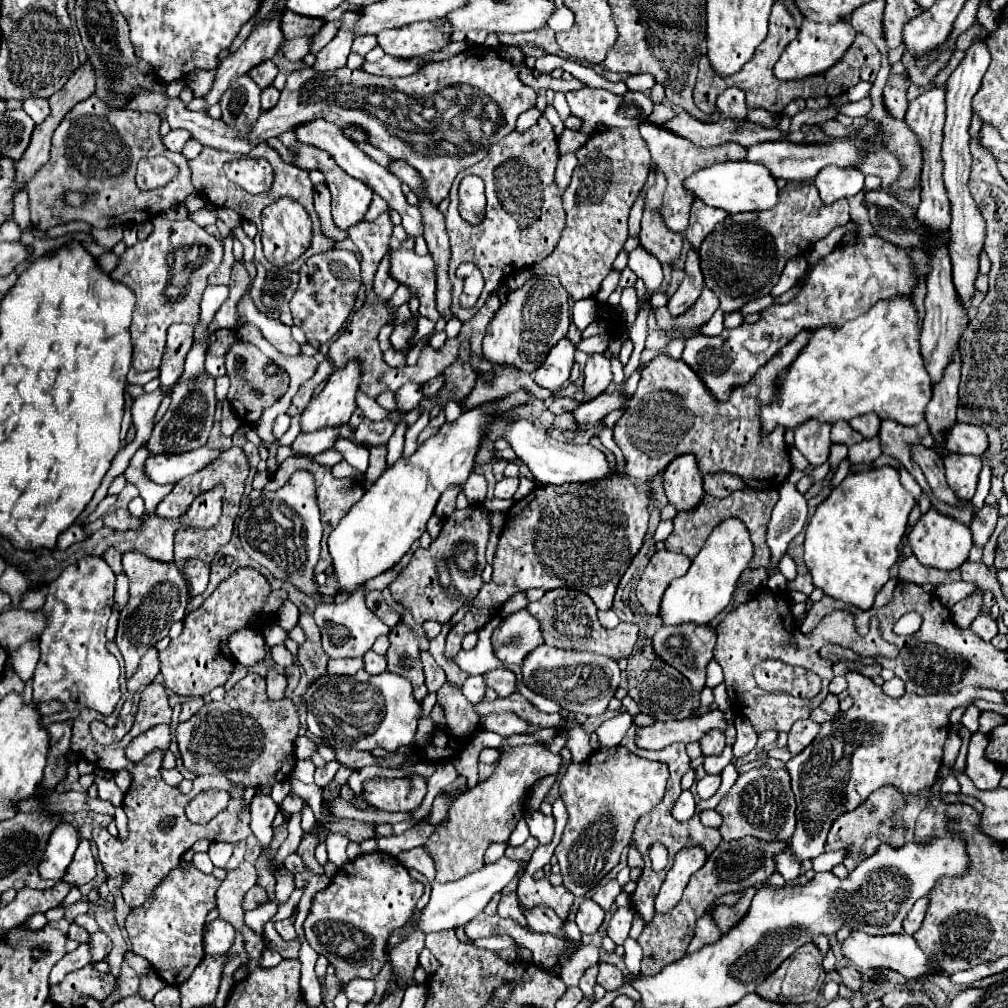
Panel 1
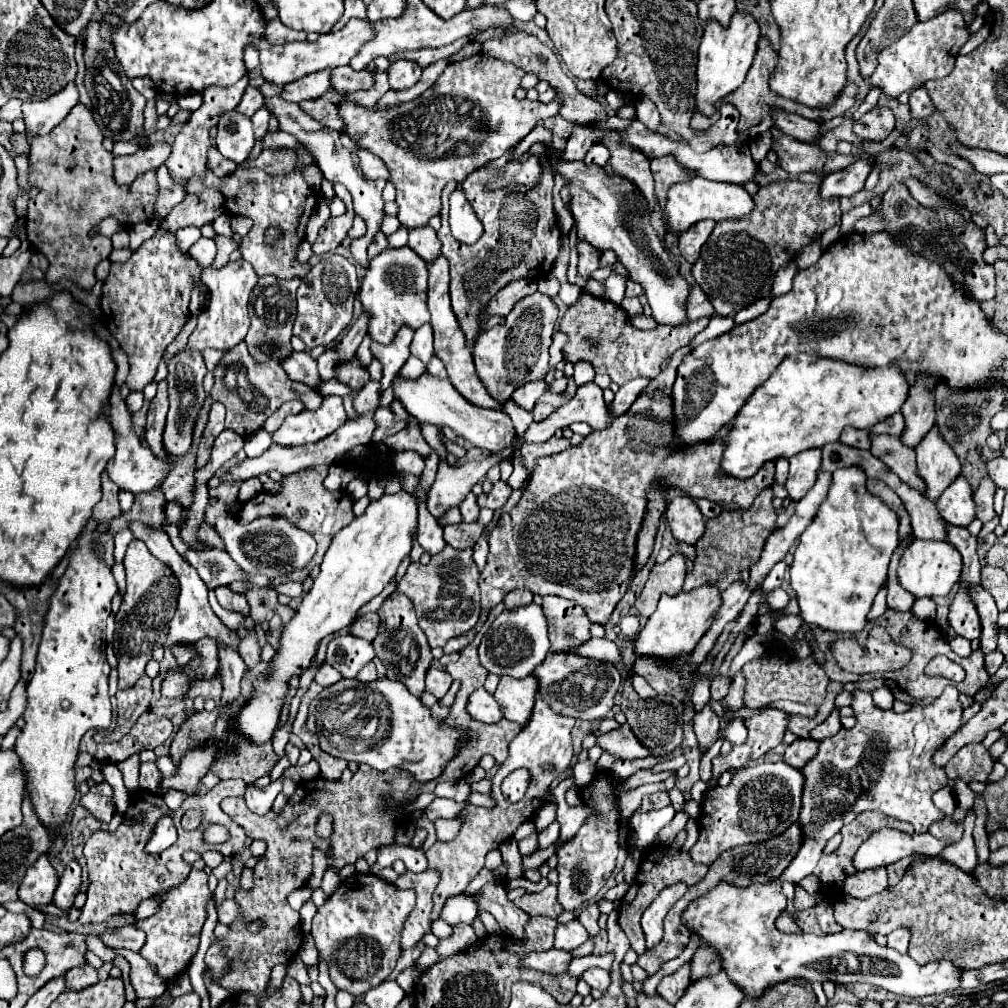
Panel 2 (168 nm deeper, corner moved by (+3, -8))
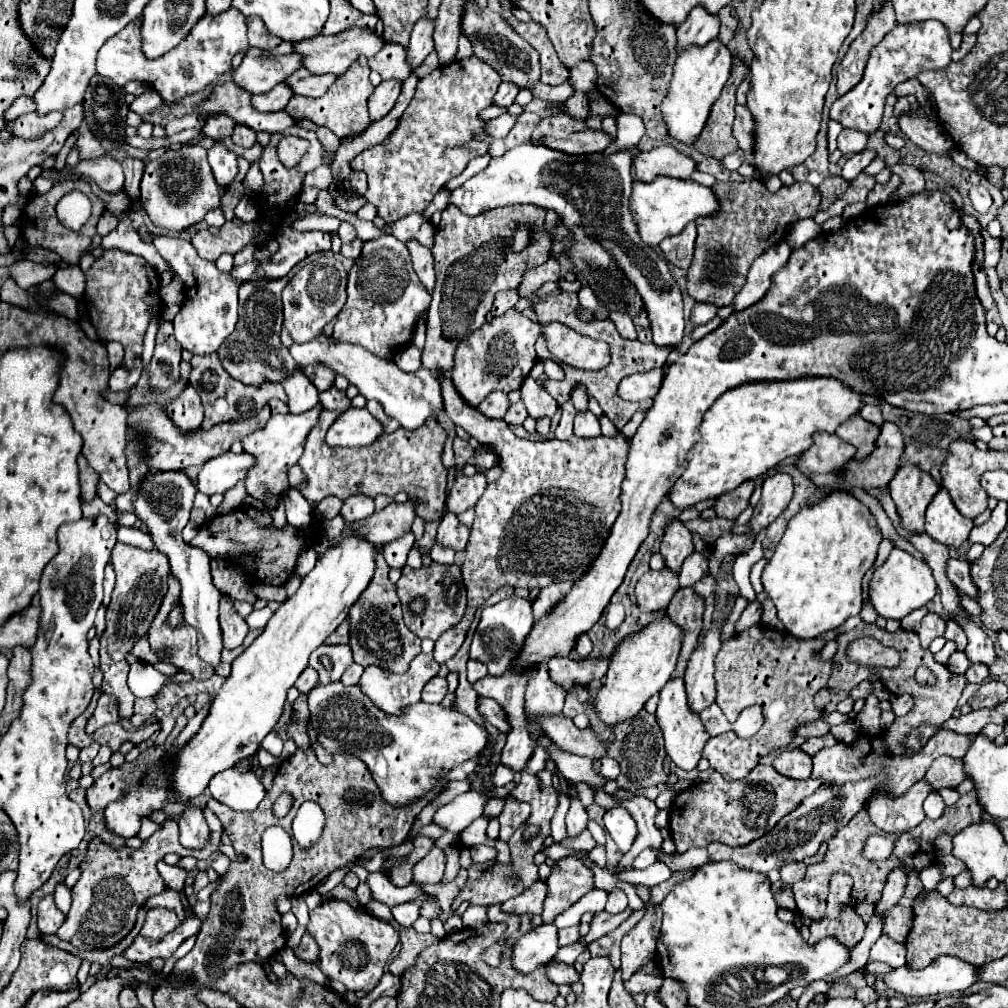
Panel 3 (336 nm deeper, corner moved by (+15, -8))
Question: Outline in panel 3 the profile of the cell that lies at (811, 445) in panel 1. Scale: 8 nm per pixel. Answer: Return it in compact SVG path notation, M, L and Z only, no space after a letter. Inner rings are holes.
M776 473L768 477L762 485L762 499L754 507L754 515L750 519L750 531L758 533L762 527L770 525L790 503L794 493L794 481L788 473Z

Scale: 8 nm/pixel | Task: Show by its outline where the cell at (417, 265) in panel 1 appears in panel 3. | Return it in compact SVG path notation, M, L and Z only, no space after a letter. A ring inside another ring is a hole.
M384 235L380 239L366 241L360 257L354 261L354 265L348 273L348 299L336 317L332 337L338 341L356 343L356 345L372 351L374 355L386 357L388 351L398 351L412 341L416 321L428 309L428 305L430 305L430 293L424 289L416 271L412 269L412 261L410 261L406 245L402 241L398 241L394 235Z

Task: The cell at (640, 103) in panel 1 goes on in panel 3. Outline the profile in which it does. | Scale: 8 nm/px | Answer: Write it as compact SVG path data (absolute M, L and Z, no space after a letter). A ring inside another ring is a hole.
M476 55L468 59L458 59L450 65L438 67L430 75L418 81L416 93L404 111L404 115L398 119L396 129L384 139L384 143L374 145L360 153L351 165L355 171L362 171L368 177L368 203L372 203L378 211L378 215L386 221L386 225L396 223L398 219L404 219L410 213L424 211L434 195L456 175L460 175L468 161L474 157L482 157L488 153L492 137L486 131L488 121L480 119L480 111L492 105L498 85L502 83L498 71L478 59Z

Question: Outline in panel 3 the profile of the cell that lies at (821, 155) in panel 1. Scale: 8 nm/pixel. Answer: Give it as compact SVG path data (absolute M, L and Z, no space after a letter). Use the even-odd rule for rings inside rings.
M660 145L648 153L640 153L636 157L634 169L640 181L650 183L652 179L660 175L676 177L676 179L690 179L692 173L698 171L698 163L670 145Z

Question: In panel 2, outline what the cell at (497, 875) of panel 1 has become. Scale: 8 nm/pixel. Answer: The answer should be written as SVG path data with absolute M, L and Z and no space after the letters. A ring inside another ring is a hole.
M464 895L448 899L448 903L444 905L444 911L442 911L442 919L448 925L456 925L456 923L470 925L476 915L478 915L478 909L476 909L472 897L464 897Z

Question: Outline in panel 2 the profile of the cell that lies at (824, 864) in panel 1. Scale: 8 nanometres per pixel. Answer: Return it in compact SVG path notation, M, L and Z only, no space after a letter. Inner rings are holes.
M880 829L860 845L854 865L858 871L888 867L910 855L936 857L944 847L944 841L932 837L930 833L906 835L896 829Z

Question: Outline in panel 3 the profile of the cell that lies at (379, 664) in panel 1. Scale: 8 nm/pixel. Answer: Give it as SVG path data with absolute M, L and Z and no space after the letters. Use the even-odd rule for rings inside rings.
M352 663L348 669L346 669L346 673L342 675L342 683L344 685L356 685L358 681L360 681L360 677L362 677L362 671L364 671L364 667L362 665L358 665L358 663Z

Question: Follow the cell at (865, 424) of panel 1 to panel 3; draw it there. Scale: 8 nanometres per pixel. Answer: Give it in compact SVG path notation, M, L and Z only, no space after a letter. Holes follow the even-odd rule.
M816 433L814 435L814 445L800 455L798 469L804 475L810 473L828 473L836 471L838 467L844 467L856 453L856 447L850 443L844 443L838 435L830 433Z

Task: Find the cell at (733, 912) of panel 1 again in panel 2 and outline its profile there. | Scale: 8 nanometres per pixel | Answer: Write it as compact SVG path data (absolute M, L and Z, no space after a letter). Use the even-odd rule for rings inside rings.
M702 945L690 959L690 971L690 983L702 979L704 975L716 975L716 971L720 971L720 959L710 947Z

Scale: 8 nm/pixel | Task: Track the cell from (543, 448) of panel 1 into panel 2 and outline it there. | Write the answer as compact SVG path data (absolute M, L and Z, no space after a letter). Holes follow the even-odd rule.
M422 373L418 379L404 379L396 375L392 387L394 387L394 397L418 423L428 423L434 427L450 427L454 429L456 435L464 437L472 445L486 449L490 453L502 451L514 439L514 425L506 413L490 411L484 407L472 407L472 403L468 403L462 395L458 395L458 391L452 387L448 379L440 379L430 373Z

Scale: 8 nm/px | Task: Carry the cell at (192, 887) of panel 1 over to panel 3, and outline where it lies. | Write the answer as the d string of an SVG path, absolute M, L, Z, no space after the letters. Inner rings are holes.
M150 909L146 913L146 921L142 925L140 935L148 937L152 941L162 941L162 937L166 937L178 925L180 925L180 921L172 909Z

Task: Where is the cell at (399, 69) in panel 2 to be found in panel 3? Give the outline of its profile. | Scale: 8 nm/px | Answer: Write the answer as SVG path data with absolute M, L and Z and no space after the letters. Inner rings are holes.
M390 79L390 81L382 81L372 97L368 99L368 111L370 111L370 119L382 119L396 103L398 95L400 95L400 89L402 89L402 81L398 79Z

